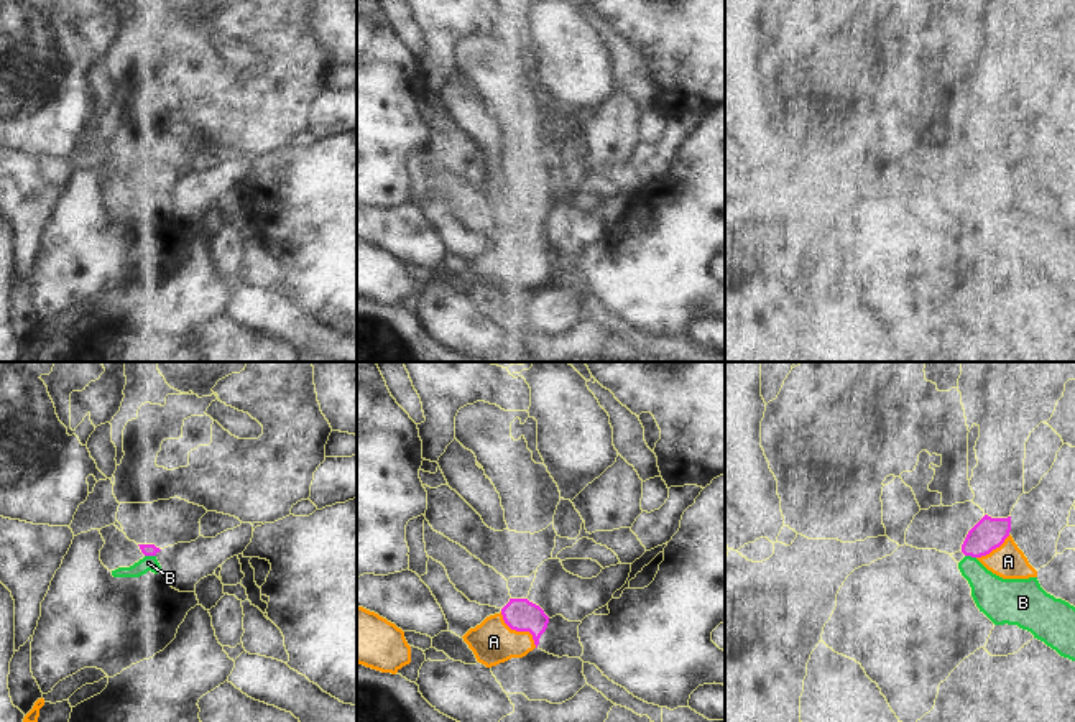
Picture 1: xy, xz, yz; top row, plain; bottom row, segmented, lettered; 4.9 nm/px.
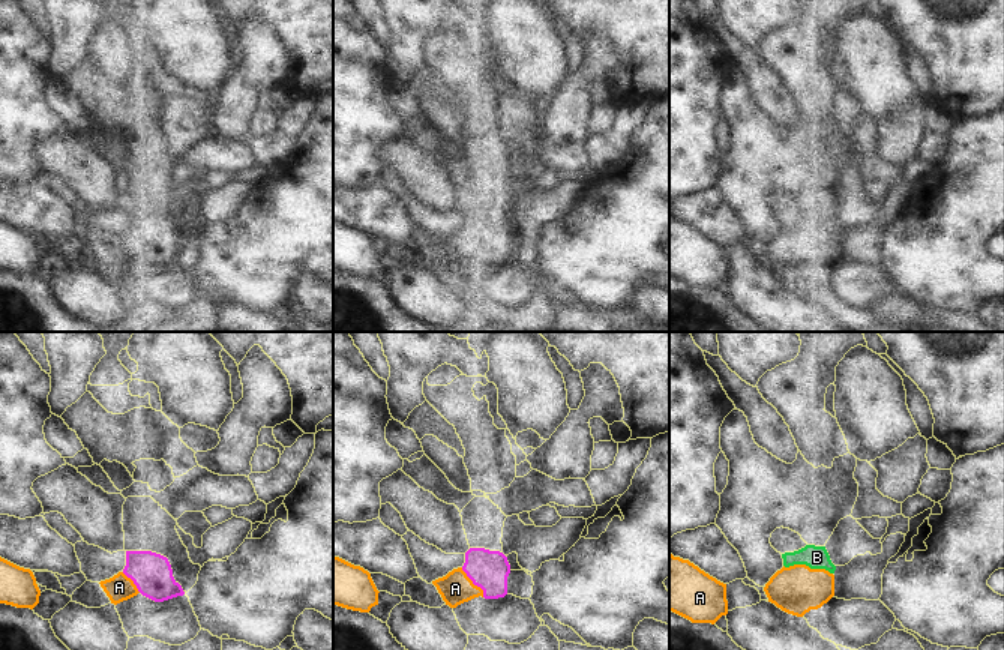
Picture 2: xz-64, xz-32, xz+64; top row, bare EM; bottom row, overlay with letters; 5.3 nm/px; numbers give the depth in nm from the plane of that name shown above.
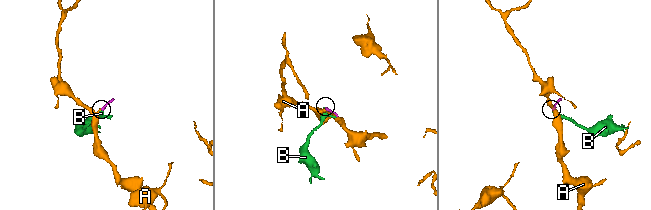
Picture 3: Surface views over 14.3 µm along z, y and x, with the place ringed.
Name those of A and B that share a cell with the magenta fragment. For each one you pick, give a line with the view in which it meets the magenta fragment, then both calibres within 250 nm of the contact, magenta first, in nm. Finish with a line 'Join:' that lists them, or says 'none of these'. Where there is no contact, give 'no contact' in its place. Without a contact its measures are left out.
A: xz | 160/220 nm
Join: A

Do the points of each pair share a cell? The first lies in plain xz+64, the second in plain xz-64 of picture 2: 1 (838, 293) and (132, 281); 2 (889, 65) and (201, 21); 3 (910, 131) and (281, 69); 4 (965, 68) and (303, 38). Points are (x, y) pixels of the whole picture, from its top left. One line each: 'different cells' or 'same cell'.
1: same cell
2: same cell
3: same cell
4: same cell

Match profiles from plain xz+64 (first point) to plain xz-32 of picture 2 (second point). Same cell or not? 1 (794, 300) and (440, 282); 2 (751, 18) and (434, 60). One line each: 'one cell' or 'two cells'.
1: one cell
2: two cells

